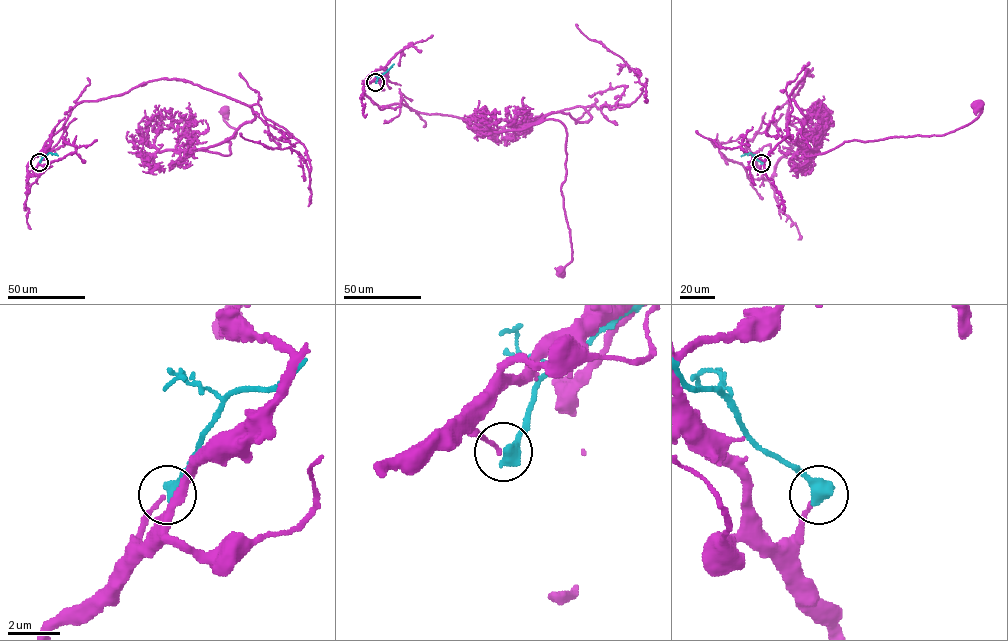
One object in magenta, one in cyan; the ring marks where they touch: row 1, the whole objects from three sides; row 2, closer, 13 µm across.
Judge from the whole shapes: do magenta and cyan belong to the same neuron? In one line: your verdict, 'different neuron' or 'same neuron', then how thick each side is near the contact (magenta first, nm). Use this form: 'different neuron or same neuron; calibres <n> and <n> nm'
different neuron; calibres 150 and 600 nm

